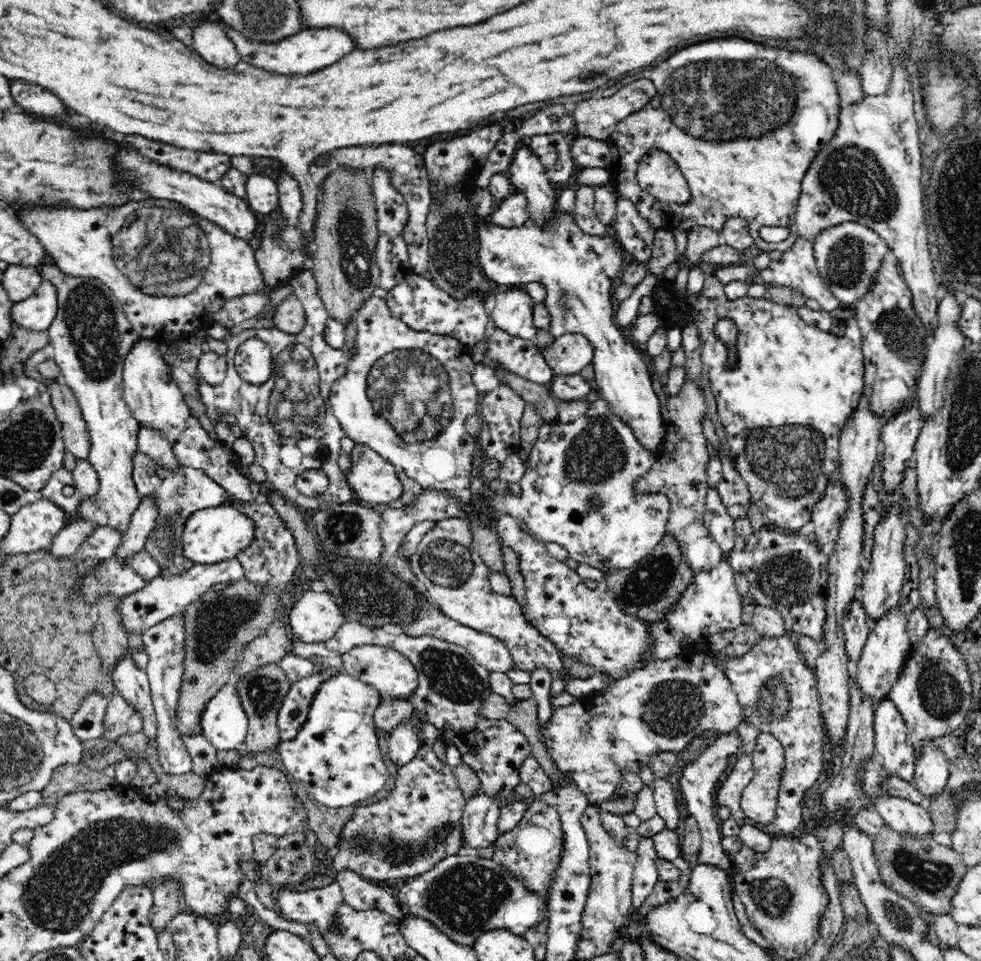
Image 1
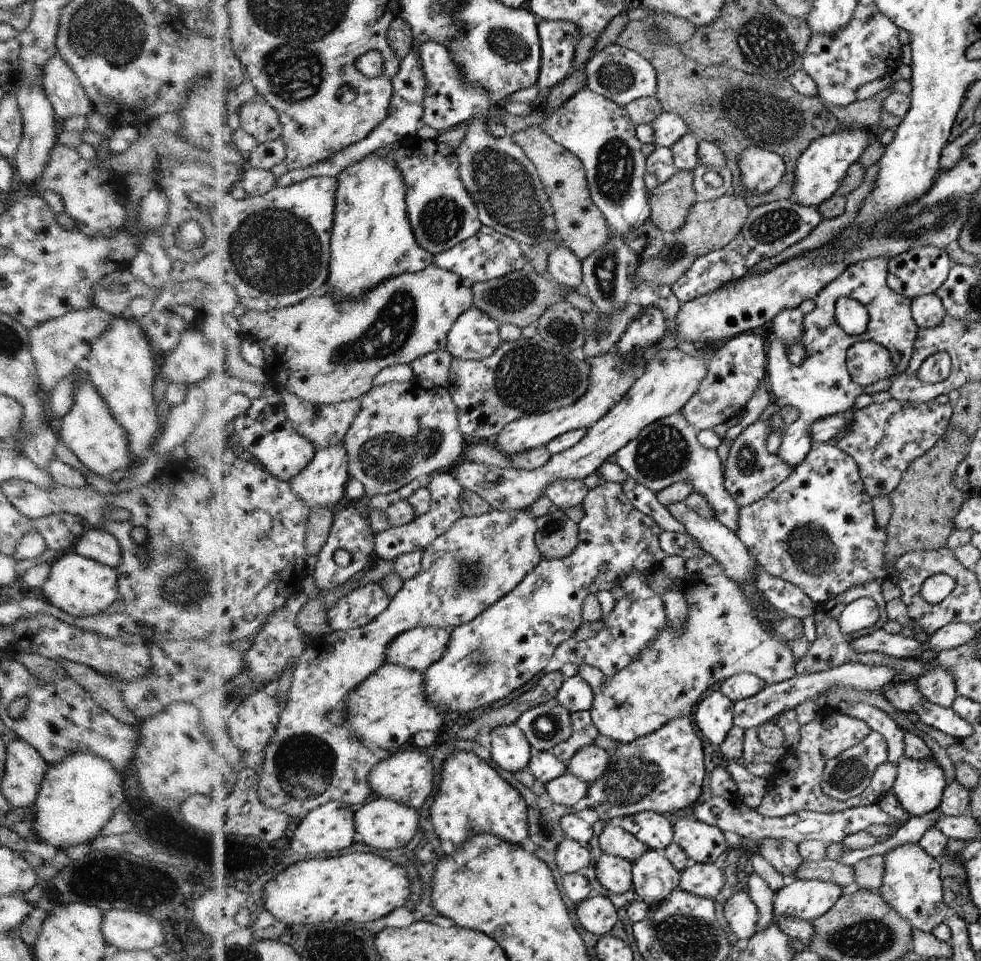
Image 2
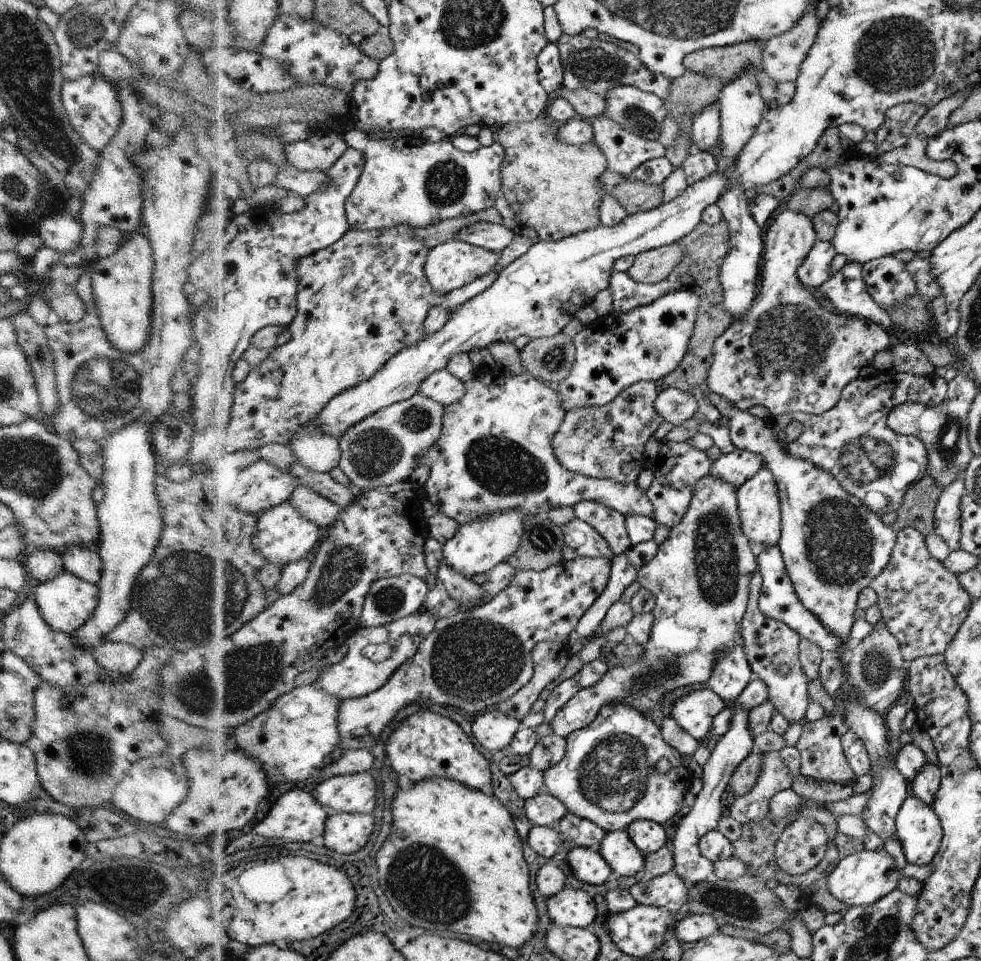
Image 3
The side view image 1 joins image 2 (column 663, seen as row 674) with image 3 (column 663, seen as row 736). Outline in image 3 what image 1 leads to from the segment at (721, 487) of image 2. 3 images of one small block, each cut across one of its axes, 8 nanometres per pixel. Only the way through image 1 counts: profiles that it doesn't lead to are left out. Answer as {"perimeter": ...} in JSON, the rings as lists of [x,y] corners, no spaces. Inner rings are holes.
{"perimeter":[[[660,440],[660,450],[655,459],[657,468],[649,475],[646,494],[653,504],[652,521],[654,525],[662,525],[671,529],[680,525],[684,514],[688,510],[696,486],[702,477],[709,474],[714,461],[708,458],[706,452],[689,446],[685,441]]]}

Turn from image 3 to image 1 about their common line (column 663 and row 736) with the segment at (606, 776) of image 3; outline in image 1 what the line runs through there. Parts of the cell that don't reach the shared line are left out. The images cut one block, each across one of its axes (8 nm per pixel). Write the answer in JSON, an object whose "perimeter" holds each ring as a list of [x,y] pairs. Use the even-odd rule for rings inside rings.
{"perimeter":[[[790,632],[776,638],[759,638],[758,644],[744,656],[730,658],[725,663],[725,673],[737,694],[739,706],[742,707],[743,720],[734,729],[739,739],[736,759],[728,771],[728,778],[720,782],[716,792],[716,807],[726,806],[731,818],[738,825],[756,826],[773,837],[792,836],[803,822],[800,800],[804,798],[810,786],[816,786],[816,780],[822,772],[824,762],[824,727],[819,707],[817,680],[810,666],[800,658],[800,651],[793,642]],[[762,733],[772,734],[784,747],[784,772],[777,799],[774,821],[764,825],[745,816],[740,807],[741,794],[754,776],[752,751],[757,738]]]}

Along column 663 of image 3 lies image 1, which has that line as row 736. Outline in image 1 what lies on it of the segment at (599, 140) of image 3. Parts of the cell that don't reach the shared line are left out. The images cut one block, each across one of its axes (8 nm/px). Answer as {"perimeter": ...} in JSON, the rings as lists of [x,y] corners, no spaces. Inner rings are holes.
{"perimeter":[[[128,648],[128,654],[120,658],[110,674],[116,692],[125,700],[141,717],[142,731],[147,742],[157,740],[157,717],[155,716],[153,696],[147,677],[147,671],[138,669],[131,659],[134,650]]]}

